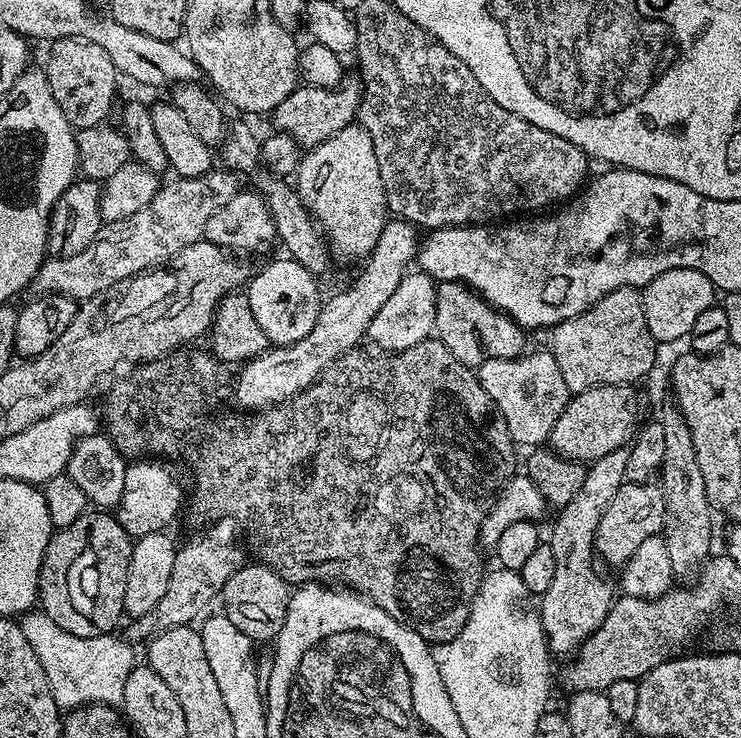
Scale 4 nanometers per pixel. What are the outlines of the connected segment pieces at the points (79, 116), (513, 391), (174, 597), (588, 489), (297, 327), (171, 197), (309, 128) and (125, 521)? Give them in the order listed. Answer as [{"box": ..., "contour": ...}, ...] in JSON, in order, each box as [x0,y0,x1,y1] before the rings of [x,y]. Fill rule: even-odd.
[{"box":[43,38,118,129],"contour":[[[62,38],[51,41],[48,52],[48,65],[43,65],[43,72],[48,75],[50,90],[54,94],[54,102],[62,106],[62,114],[72,123],[73,129],[89,128],[105,123],[112,112],[112,103],[116,100],[116,80],[118,73],[114,62],[110,62],[110,54],[102,46],[98,46],[89,40],[74,38]]]},{"box":[478,351,570,446],"contour":[[[551,351],[530,352],[514,358],[489,356],[478,369],[480,385],[486,390],[495,411],[496,408],[500,411],[497,412],[499,419],[506,422],[516,446],[543,445],[554,430],[554,422],[562,418],[562,410],[566,410],[570,399],[566,378],[562,378],[562,370],[558,370],[558,362],[554,362]]]},{"box":[126,518,246,642],"contour":[[[232,518],[209,523],[205,527],[208,529],[201,536],[177,547],[174,570],[170,574],[170,586],[166,586],[166,594],[162,594],[162,599],[159,600],[158,606],[154,606],[154,610],[131,621],[132,625],[128,628],[128,634],[126,633],[129,641],[147,642],[159,632],[183,624],[195,625],[209,611],[207,608],[211,606],[212,599],[215,596],[217,599],[223,593],[228,579],[246,560],[243,550],[236,545],[236,524],[237,521]]]},{"box":[538,447,627,658],"contour":[[[627,447],[606,454],[606,458],[598,458],[587,465],[588,473],[582,482],[582,487],[570,498],[565,508],[555,513],[556,525],[552,528],[550,543],[554,550],[554,579],[550,582],[550,590],[539,597],[538,615],[544,634],[548,637],[548,650],[553,657],[568,658],[575,653],[587,636],[594,634],[598,626],[612,609],[614,593],[608,584],[600,577],[594,559],[594,545],[598,522],[606,506],[618,494],[625,484]]]},{"box":[246,259,318,346],"contour":[[[283,259],[274,261],[269,268],[262,269],[260,276],[253,275],[246,288],[248,304],[252,308],[254,318],[260,323],[262,330],[268,332],[269,341],[280,346],[306,338],[306,334],[314,330],[318,311],[317,277],[301,268],[297,260]]]},{"box":[31,170,241,302],"contour":[[[213,170],[204,176],[172,178],[169,184],[163,183],[159,187],[157,194],[149,204],[144,205],[131,216],[104,222],[93,242],[90,242],[90,246],[86,246],[81,253],[71,255],[70,258],[45,259],[38,274],[32,280],[31,291],[34,290],[35,295],[69,296],[83,302],[93,297],[94,294],[101,293],[102,290],[109,289],[112,285],[117,285],[118,282],[128,280],[132,276],[148,271],[149,268],[169,262],[174,254],[178,254],[183,248],[203,237],[206,222],[210,222],[210,217],[218,210],[222,210],[222,206],[226,206],[226,202],[230,202],[230,198],[234,198],[234,194],[241,192],[240,180],[241,177],[231,170]]]},{"box":[275,74,364,150],"contour":[[[345,74],[335,88],[309,88],[298,86],[276,107],[275,127],[279,131],[294,137],[301,149],[307,150],[326,142],[338,130],[353,123],[360,115],[360,103],[364,97],[364,85],[356,74]]]},{"box":[114,458,186,538],"contour":[[[140,458],[135,462],[129,463],[126,470],[126,486],[122,490],[122,498],[114,509],[114,515],[118,523],[124,527],[128,535],[133,538],[139,538],[146,534],[165,531],[176,520],[176,515],[180,512],[180,507],[186,504],[186,488],[180,485],[180,480],[167,468],[166,465],[160,464],[156,458]]]}]

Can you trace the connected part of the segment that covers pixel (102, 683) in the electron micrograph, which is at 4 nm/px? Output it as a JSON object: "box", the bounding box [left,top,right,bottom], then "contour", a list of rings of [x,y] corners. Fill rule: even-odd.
{"box":[19,610,136,710],"contour":[[[30,610],[19,621],[20,629],[34,649],[42,670],[50,682],[51,694],[62,710],[81,708],[86,704],[121,705],[126,681],[136,666],[131,643],[116,634],[80,638],[62,630],[42,610]]]}

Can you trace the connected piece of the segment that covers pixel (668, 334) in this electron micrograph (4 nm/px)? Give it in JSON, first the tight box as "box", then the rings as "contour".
{"box":[644,268,718,345],"contour":[[[675,268],[666,270],[666,274],[658,274],[644,285],[644,313],[646,326],[650,326],[650,334],[661,345],[672,344],[675,340],[691,337],[692,327],[702,310],[713,307],[718,300],[718,289],[698,270]]]}

